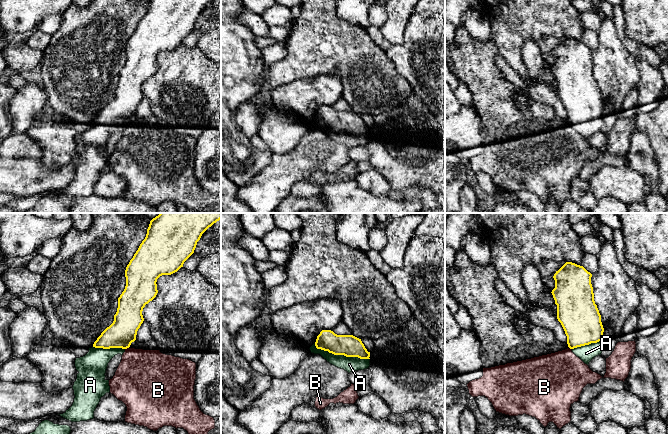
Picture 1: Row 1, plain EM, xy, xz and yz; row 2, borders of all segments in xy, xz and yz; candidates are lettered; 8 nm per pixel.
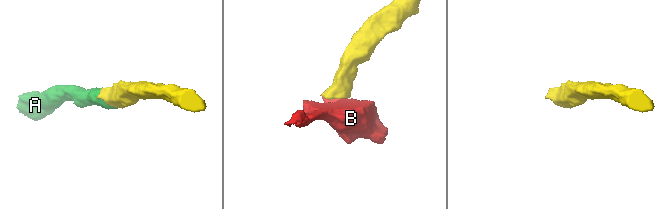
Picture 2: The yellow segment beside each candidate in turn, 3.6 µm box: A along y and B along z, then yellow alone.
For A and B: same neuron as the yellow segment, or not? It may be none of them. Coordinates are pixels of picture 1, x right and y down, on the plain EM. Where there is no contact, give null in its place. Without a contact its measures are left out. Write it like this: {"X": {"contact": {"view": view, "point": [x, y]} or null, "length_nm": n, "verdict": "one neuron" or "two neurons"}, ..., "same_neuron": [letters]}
{"A": {"contact": {"view": "xz", "point": [341, 130]}, "length_nm": 460, "verdict": "one neuron"}, "B": {"contact": {"view": "xy", "point": [126, 124]}, "length_nm": 40, "verdict": "two neurons"}, "same_neuron": ["A"]}

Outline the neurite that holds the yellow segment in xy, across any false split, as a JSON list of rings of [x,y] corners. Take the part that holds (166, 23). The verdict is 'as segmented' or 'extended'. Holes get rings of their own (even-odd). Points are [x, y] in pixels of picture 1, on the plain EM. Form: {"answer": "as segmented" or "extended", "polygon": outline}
{"answer": "extended", "polygon": [[[149,0],[145,15],[126,43],[126,62],[118,74],[118,84],[114,91],[114,97],[101,109],[94,118],[93,123],[89,124],[89,128],[85,132],[76,134],[75,143],[79,149],[72,163],[75,171],[74,178],[65,189],[58,191],[71,198],[87,197],[94,194],[94,187],[100,175],[106,169],[110,168],[109,156],[105,155],[108,139],[115,131],[123,131],[131,119],[136,116],[137,107],[144,97],[142,91],[143,84],[152,77],[158,69],[157,55],[162,51],[171,51],[183,43],[184,38],[194,29],[197,18],[200,16],[202,10],[212,1],[213,0]]]}

